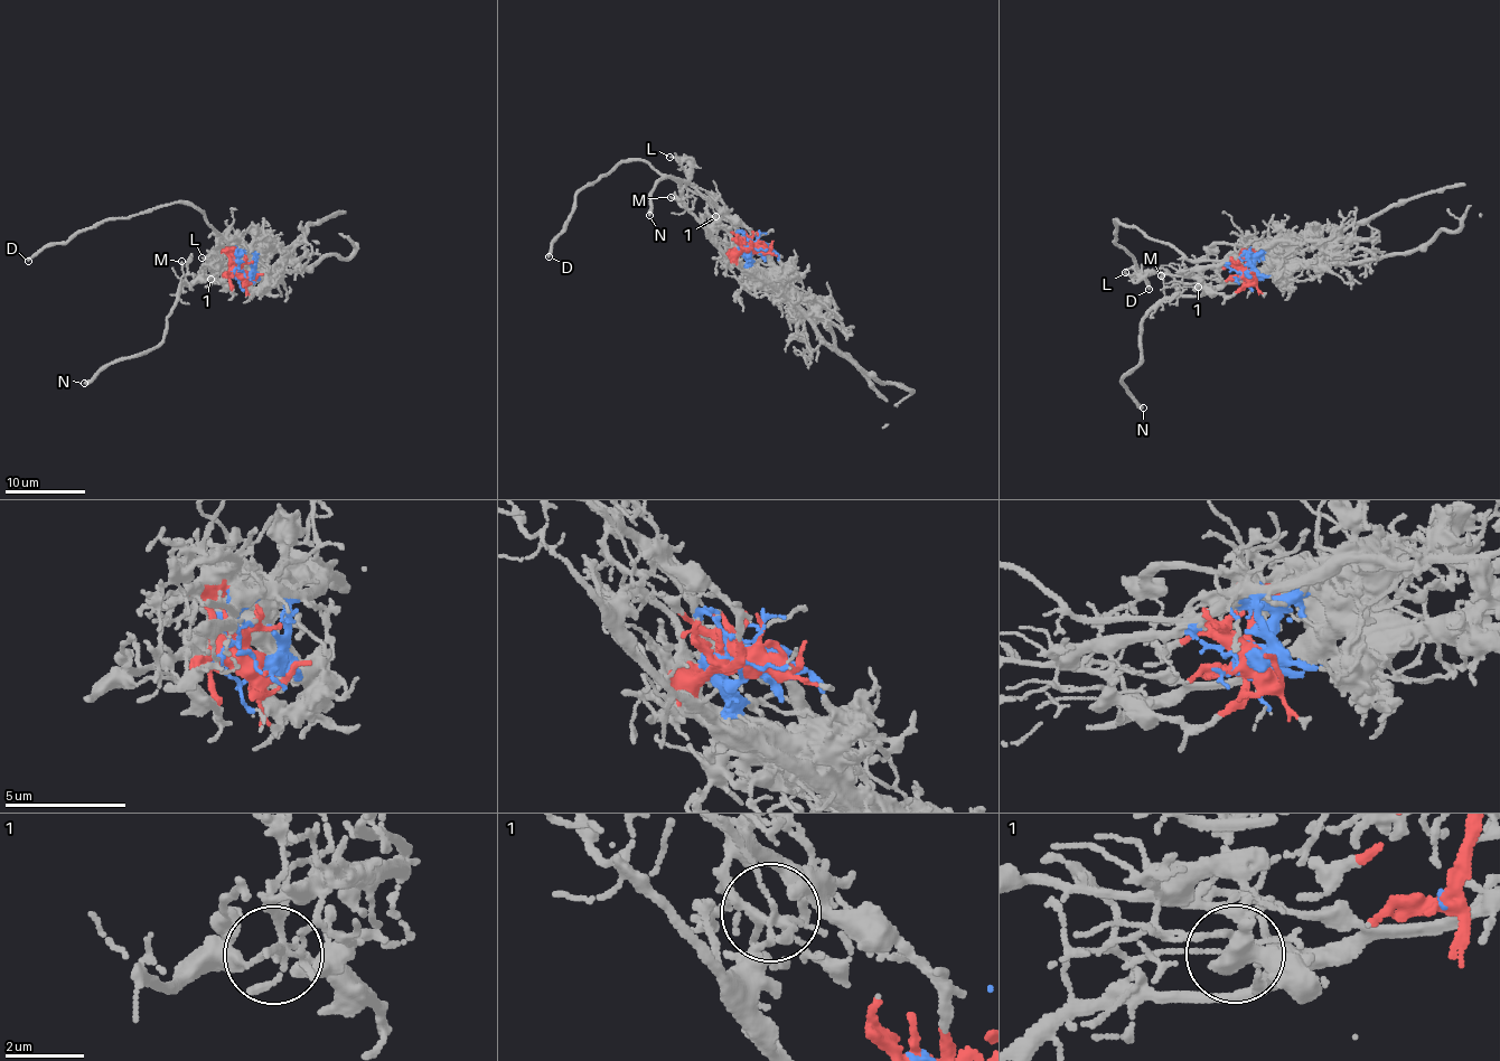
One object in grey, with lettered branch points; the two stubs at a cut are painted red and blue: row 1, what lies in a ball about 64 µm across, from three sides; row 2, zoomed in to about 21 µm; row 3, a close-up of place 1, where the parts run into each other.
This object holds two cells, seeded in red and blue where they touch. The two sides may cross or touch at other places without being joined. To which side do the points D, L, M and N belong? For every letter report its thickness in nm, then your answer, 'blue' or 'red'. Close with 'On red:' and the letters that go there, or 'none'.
D: calibre 200 nm; blue
L: calibre 110 nm; blue
M: calibre 120 nm; red
N: calibre 320 nm; red
On red: M, N

